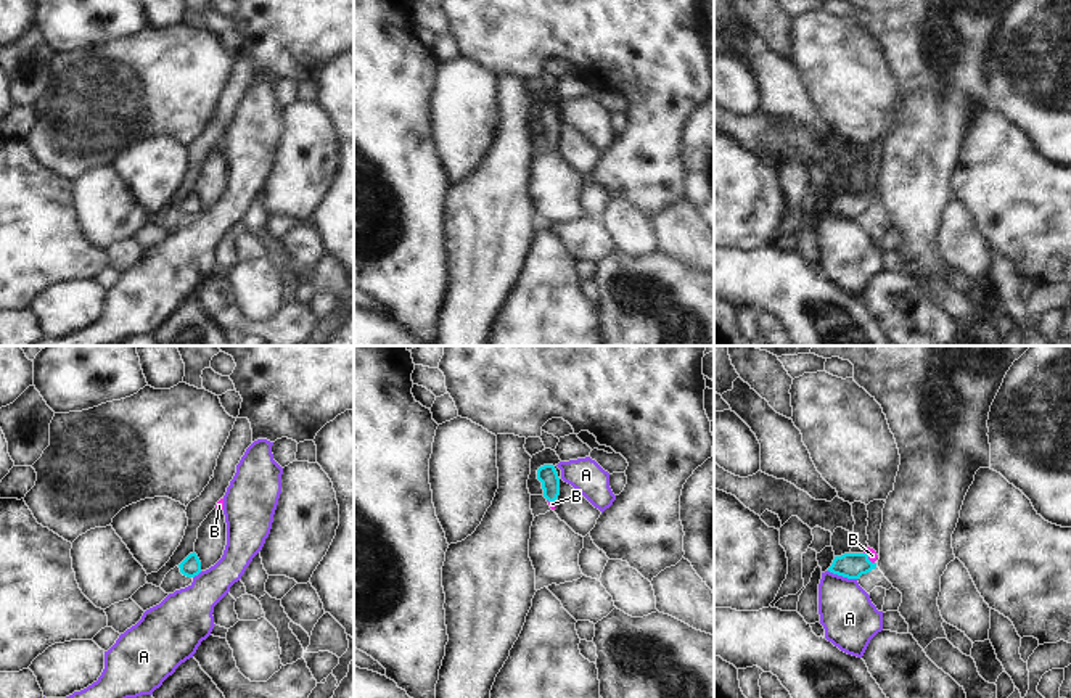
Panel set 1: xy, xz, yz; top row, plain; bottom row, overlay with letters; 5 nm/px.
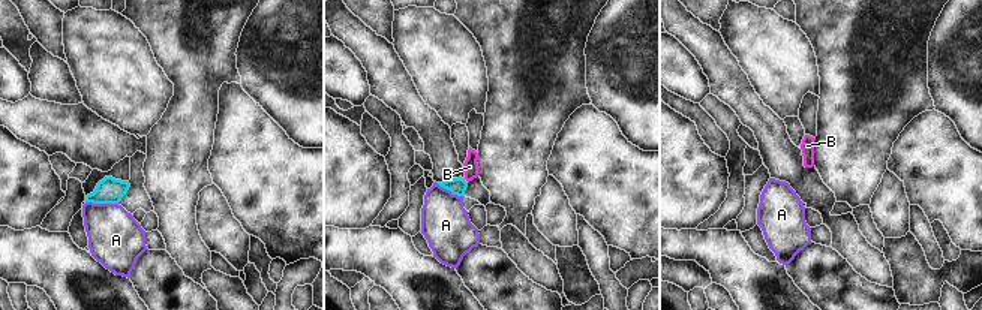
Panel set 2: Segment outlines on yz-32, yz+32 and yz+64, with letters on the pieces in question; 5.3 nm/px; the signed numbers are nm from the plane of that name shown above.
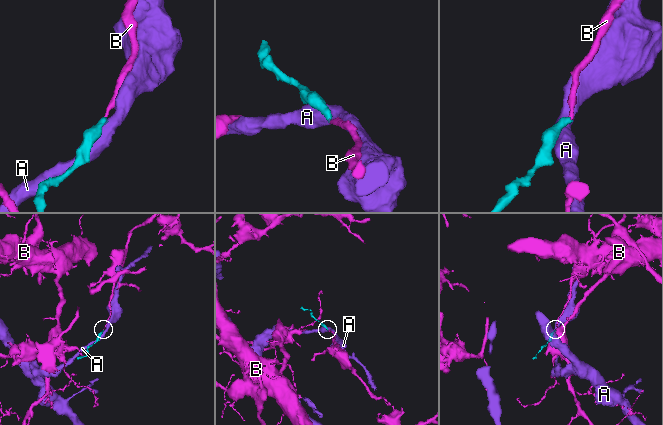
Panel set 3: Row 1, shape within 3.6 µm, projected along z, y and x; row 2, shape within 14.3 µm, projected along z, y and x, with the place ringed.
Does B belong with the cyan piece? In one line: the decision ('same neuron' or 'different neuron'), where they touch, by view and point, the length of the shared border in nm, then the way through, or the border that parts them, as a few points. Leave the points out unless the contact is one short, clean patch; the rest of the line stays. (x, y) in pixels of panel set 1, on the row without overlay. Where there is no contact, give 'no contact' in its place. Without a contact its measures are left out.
same neuron; contact yz (867, 198); length 80 nm; way yz (849, 205), (867, 198), (872, 195)

